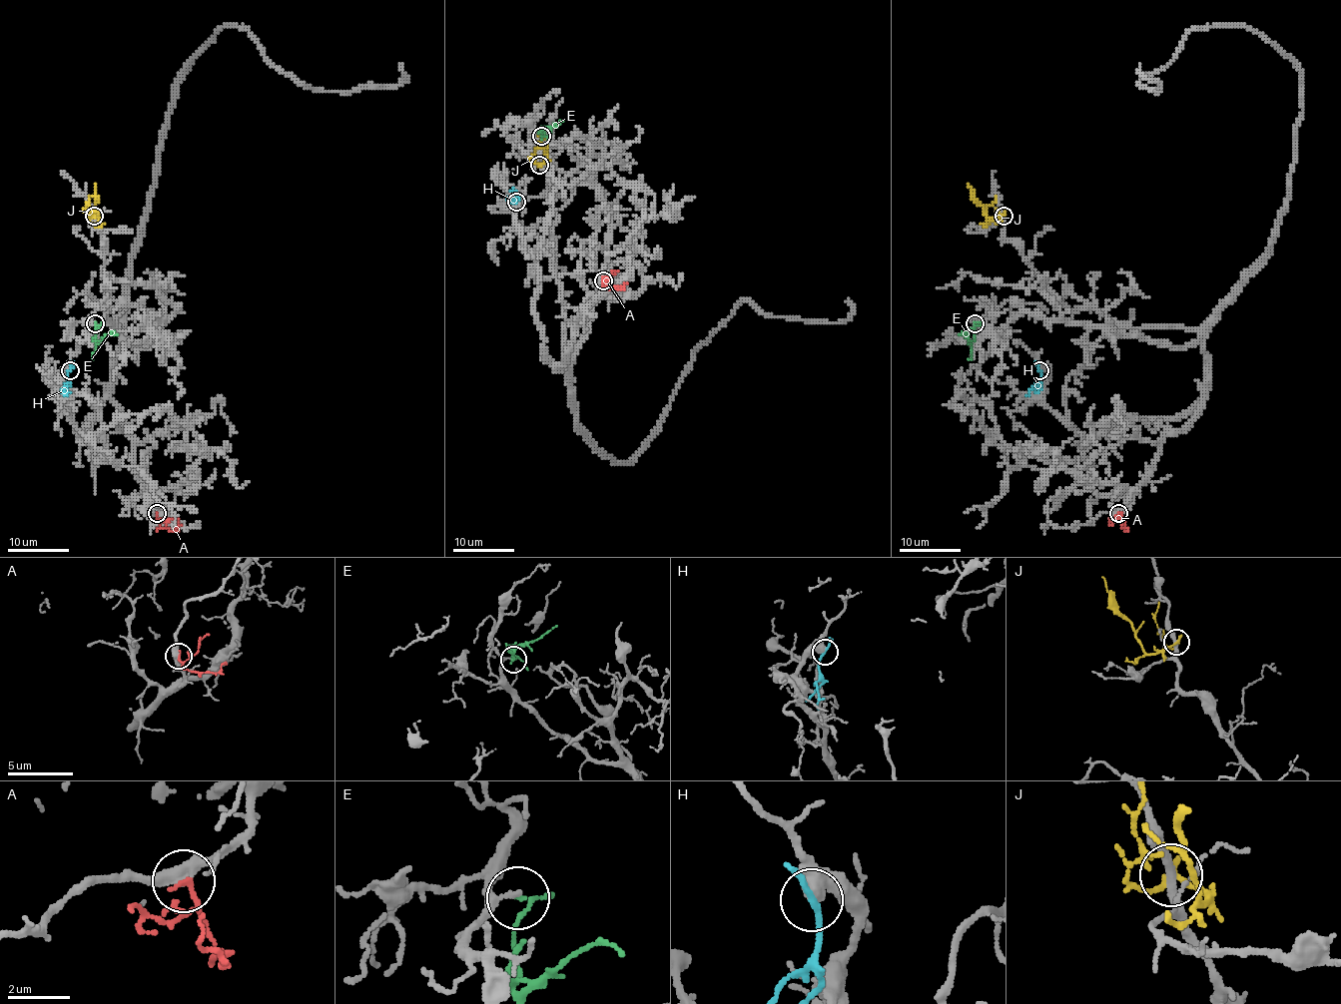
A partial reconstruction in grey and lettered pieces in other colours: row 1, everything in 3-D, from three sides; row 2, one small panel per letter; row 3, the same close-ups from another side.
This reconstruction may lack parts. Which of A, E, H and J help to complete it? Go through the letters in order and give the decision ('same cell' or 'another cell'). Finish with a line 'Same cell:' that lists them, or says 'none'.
A: same cell
E: another cell
H: another cell
J: another cell
Same cell: A

